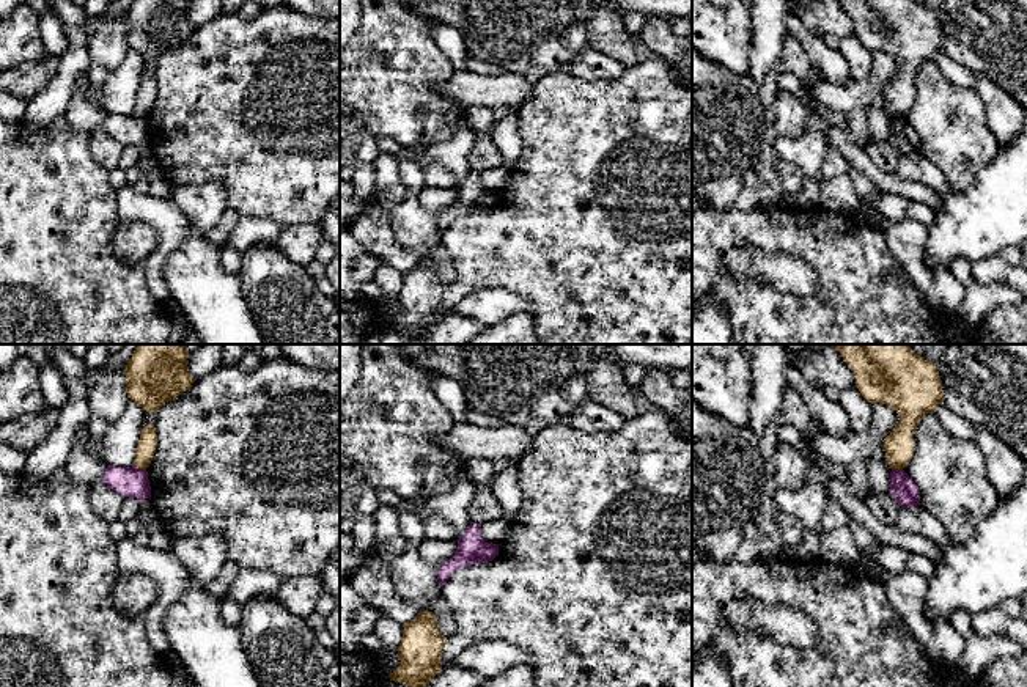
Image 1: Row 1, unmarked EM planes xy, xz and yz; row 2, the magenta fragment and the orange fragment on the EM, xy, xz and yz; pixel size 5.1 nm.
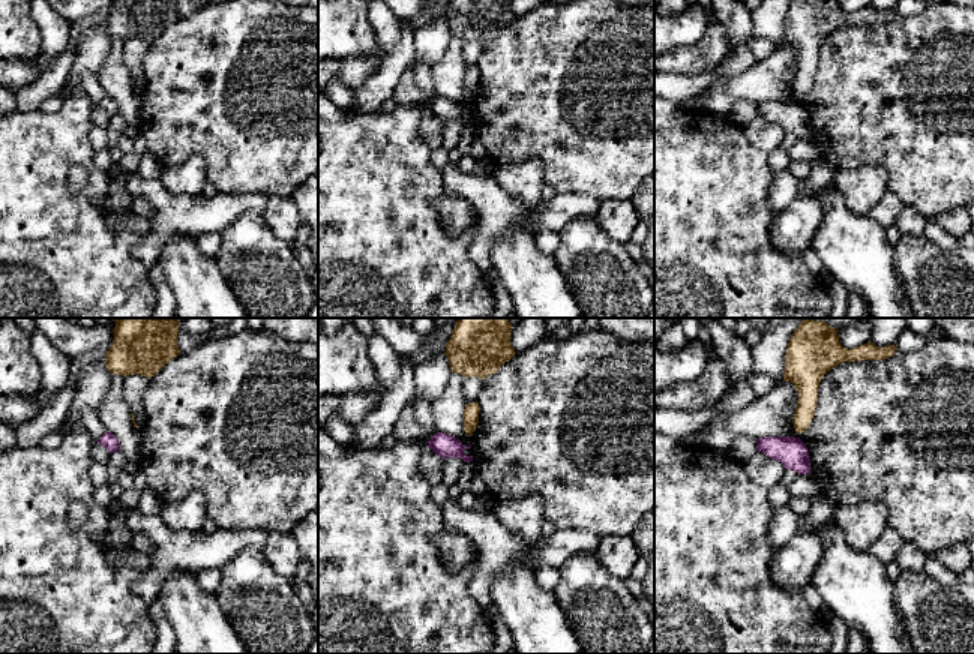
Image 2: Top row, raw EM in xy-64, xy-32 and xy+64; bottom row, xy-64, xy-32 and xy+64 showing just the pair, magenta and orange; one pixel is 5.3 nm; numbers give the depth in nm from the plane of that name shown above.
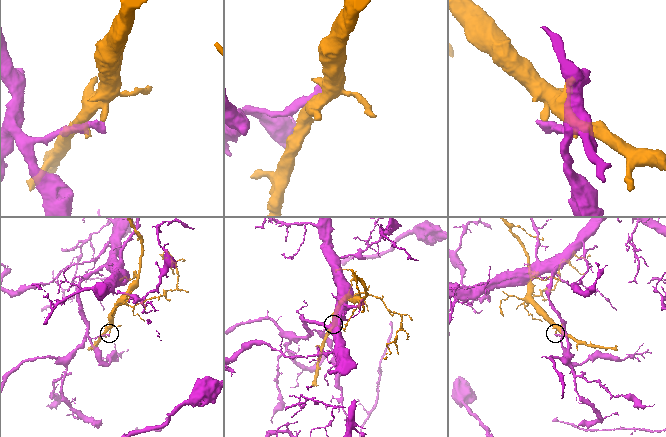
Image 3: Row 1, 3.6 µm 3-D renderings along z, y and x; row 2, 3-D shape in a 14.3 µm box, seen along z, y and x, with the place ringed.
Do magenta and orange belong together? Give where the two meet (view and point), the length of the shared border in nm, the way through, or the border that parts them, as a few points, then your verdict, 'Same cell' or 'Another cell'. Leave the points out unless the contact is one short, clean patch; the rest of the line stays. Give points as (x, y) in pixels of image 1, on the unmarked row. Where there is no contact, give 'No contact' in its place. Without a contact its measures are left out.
Touches magenta at xy (140, 117). Shared border 70 nm. Boundary: xy (134, 112), (145, 118). Another cell

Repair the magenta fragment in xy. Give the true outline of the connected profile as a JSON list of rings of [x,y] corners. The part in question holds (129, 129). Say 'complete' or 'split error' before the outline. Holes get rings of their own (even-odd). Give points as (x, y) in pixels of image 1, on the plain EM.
complete | [[[107,113],[102,127],[107,135],[118,140],[123,146],[134,145],[140,149],[151,146],[148,119],[132,115]]]

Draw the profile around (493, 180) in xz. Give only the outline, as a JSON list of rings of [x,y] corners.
[[[503,167],[481,173],[481,186],[486,190],[499,192],[505,186],[506,179],[508,176],[503,173]]]

